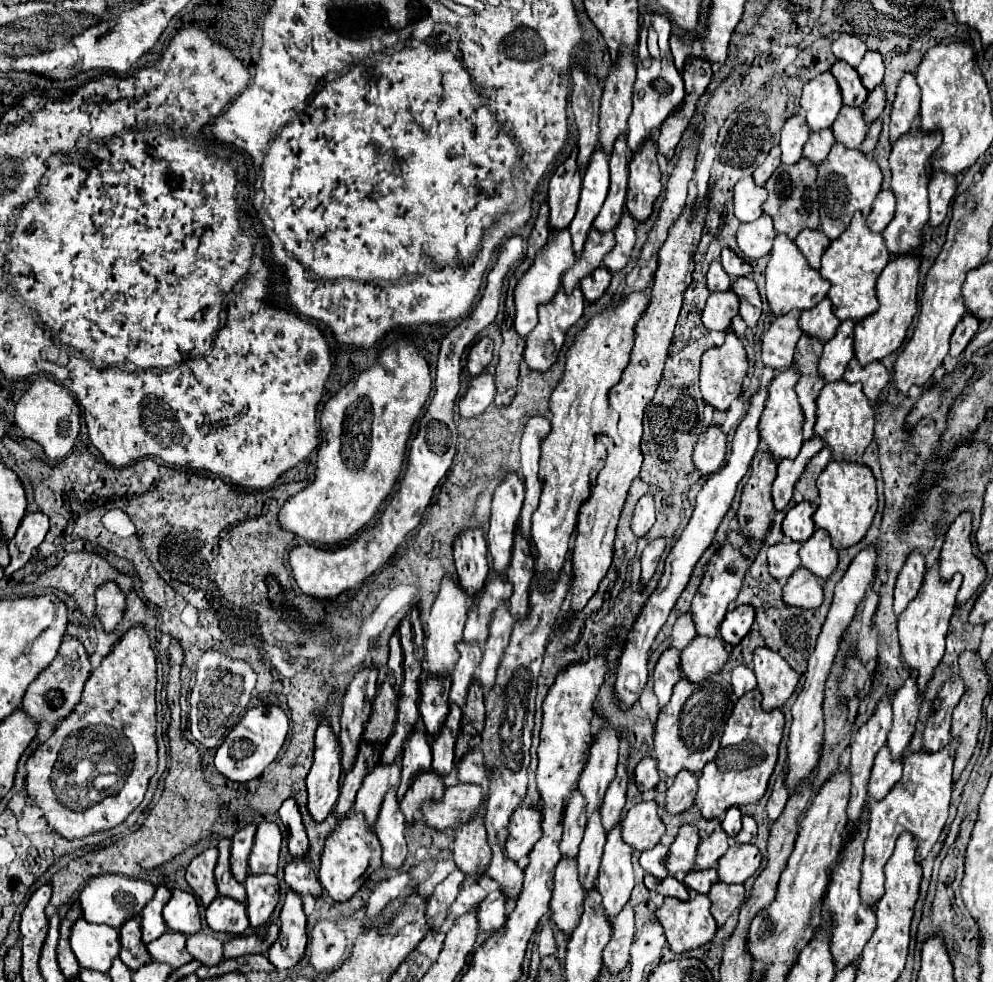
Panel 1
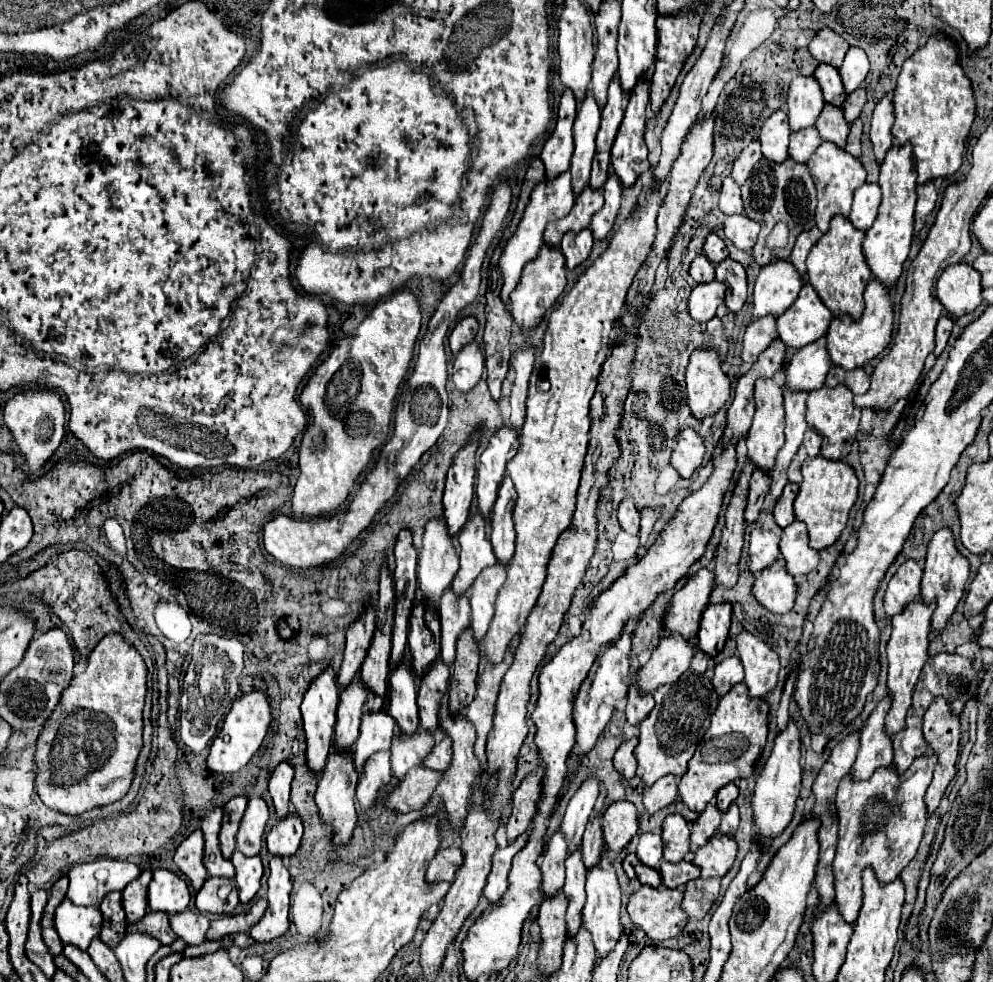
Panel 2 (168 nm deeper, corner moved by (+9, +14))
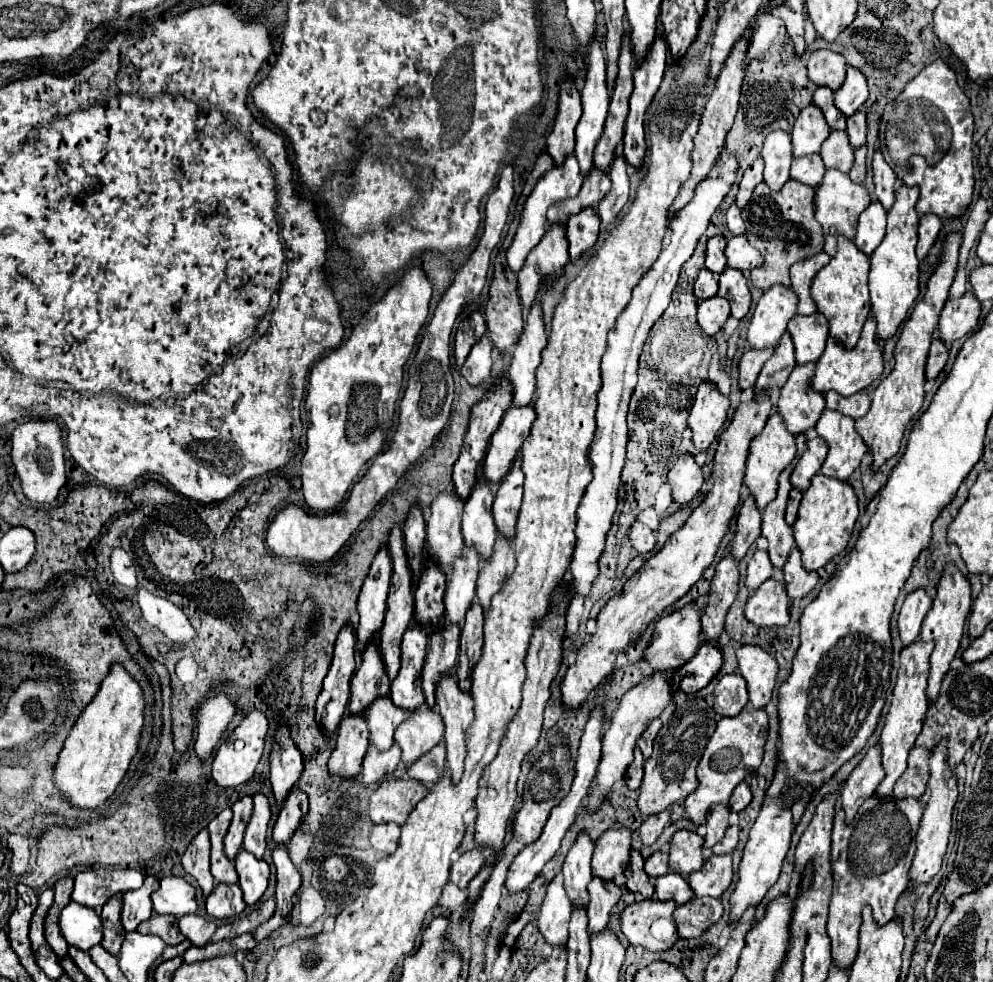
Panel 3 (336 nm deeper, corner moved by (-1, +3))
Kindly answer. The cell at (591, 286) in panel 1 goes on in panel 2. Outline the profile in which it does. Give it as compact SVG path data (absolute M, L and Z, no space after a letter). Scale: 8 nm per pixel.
M584 229L584 233L578 233L578 235L566 233L566 237L562 239L562 253L566 257L566 267L576 269L578 265L582 265L592 253L592 243L594 243L594 237L590 229Z

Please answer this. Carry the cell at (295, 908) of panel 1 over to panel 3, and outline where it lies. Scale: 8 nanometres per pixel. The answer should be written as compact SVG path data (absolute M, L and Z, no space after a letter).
M276 844L274 854L272 854L274 866L276 866L276 910L272 914L270 920L266 920L264 924L260 924L252 936L262 942L272 930L284 926L288 922L288 914L292 910L292 896L296 894L296 890L300 888L300 872L298 868L292 864L290 856L288 856L288 848L284 844Z

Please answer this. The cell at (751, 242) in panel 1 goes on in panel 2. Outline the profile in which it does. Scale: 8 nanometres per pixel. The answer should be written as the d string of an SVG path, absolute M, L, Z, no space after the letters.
M746 213L740 215L730 215L724 221L724 233L726 237L744 251L750 251L754 247L754 243L758 241L758 233L760 233L760 223L746 217Z

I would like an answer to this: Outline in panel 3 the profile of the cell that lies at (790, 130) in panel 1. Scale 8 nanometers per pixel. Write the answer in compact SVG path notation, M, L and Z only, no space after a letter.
M776 130L770 132L764 140L764 148L762 148L762 158L764 158L764 184L768 184L770 190L778 192L788 180L790 180L790 162L792 162L792 140L788 140L788 132L784 130Z

